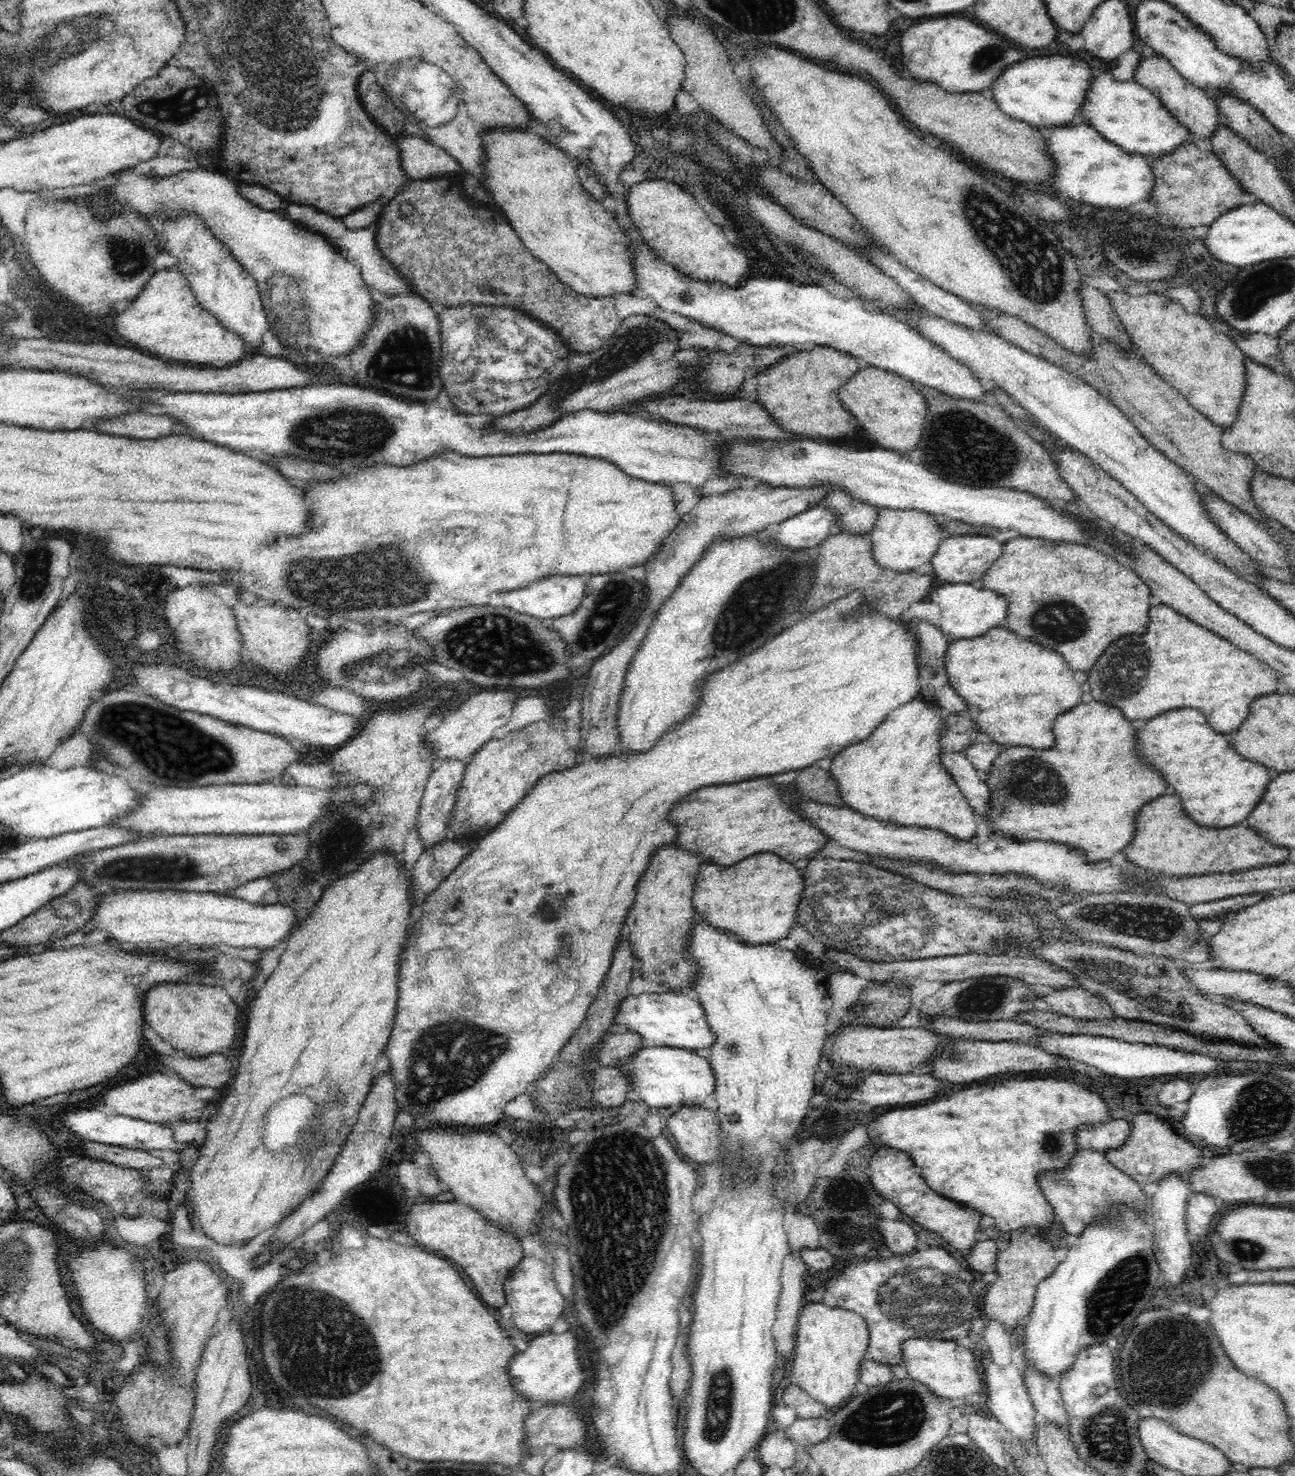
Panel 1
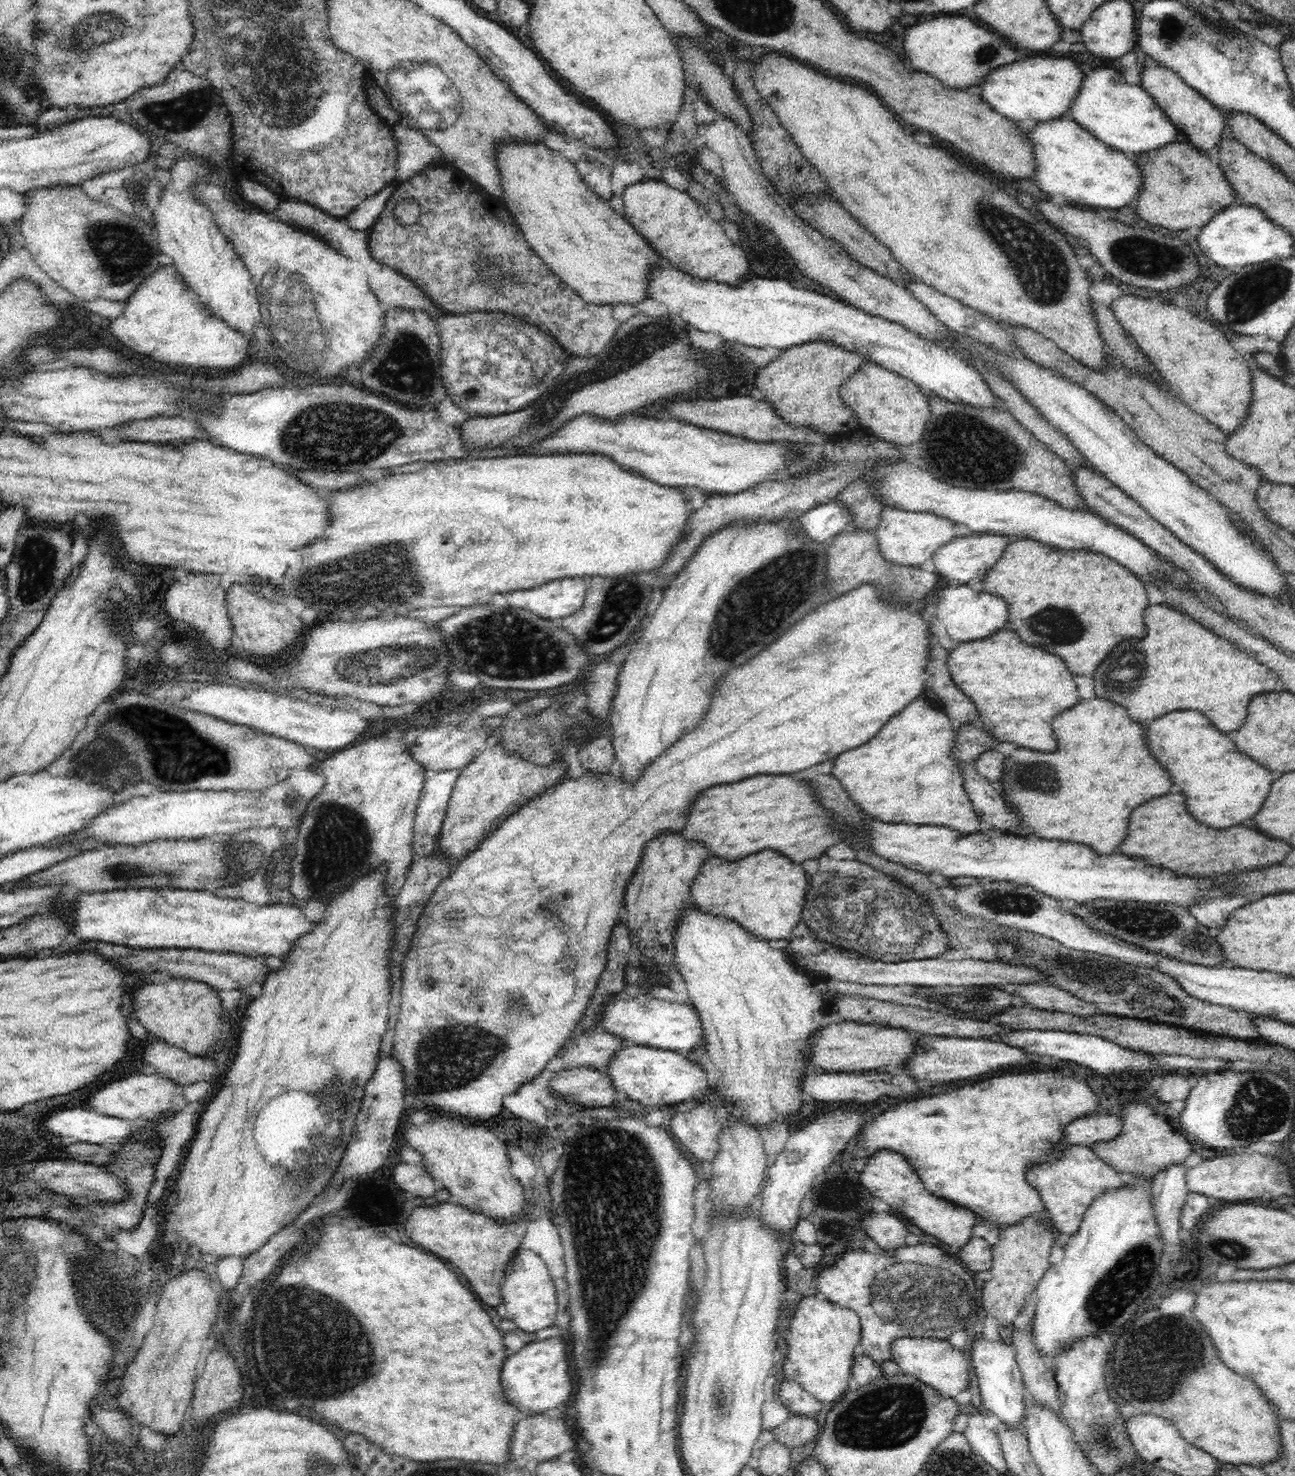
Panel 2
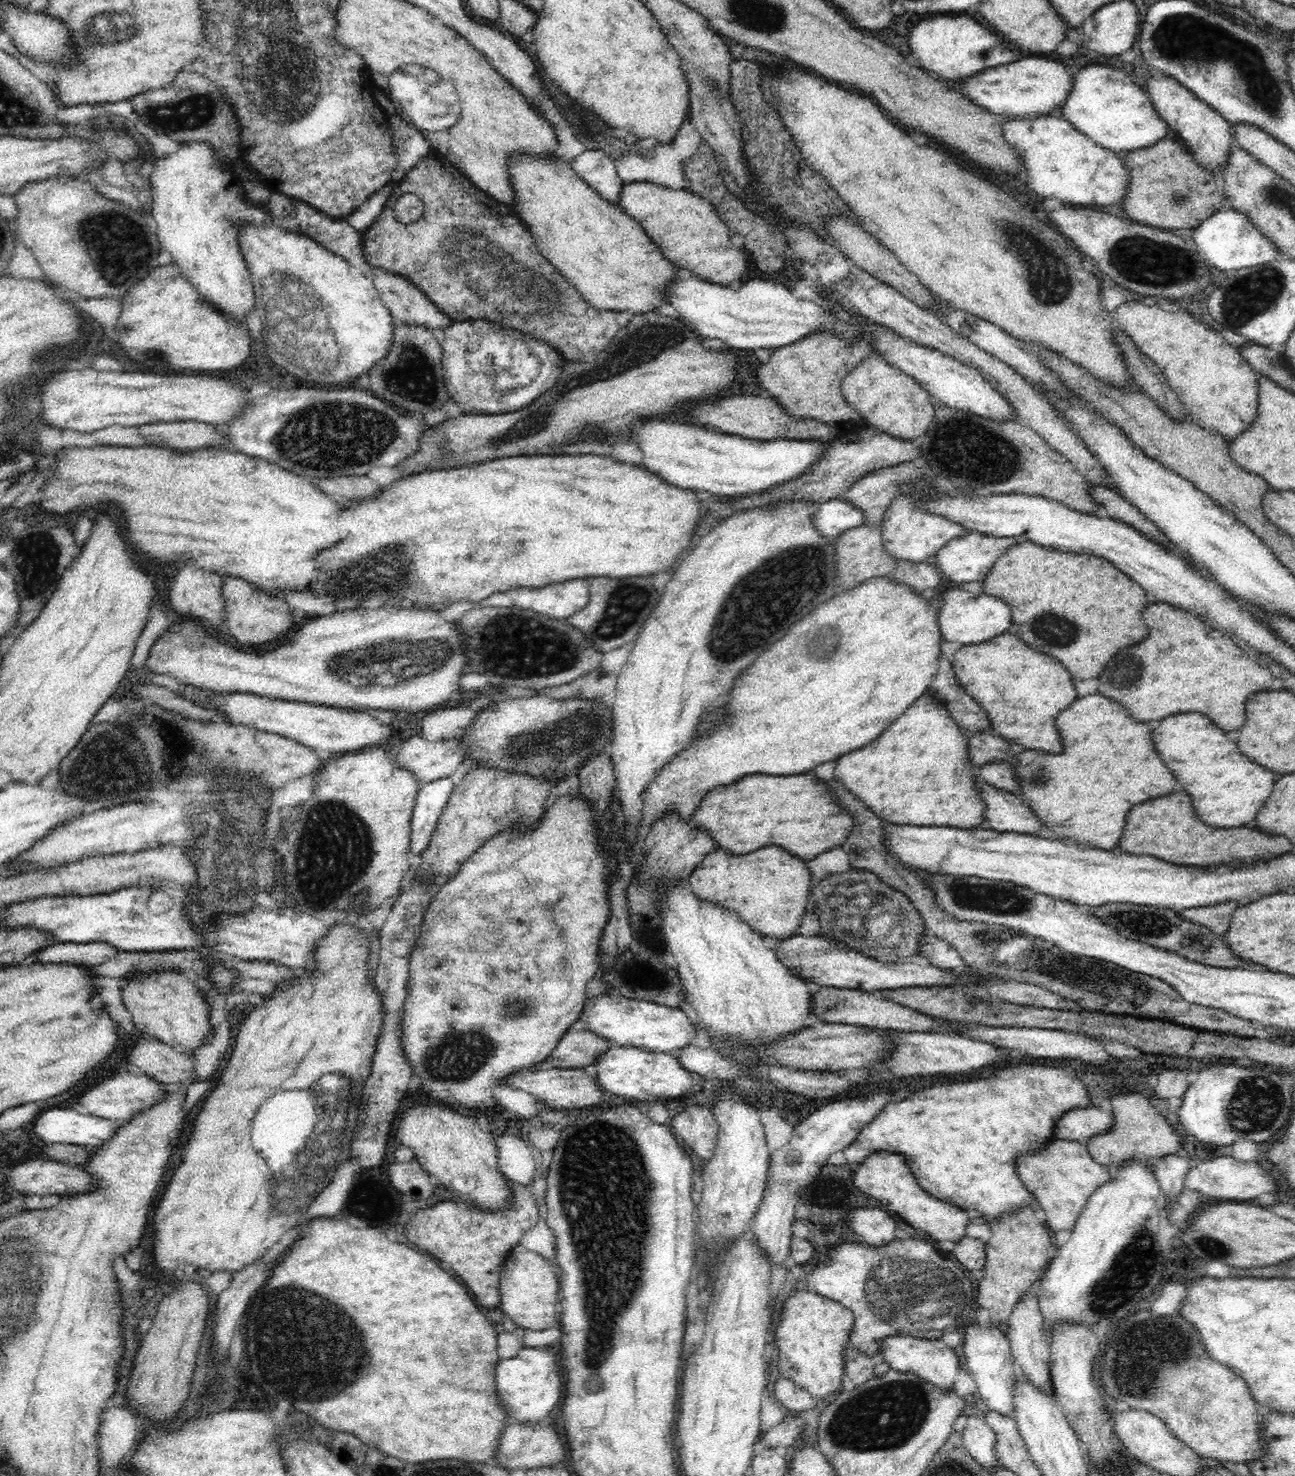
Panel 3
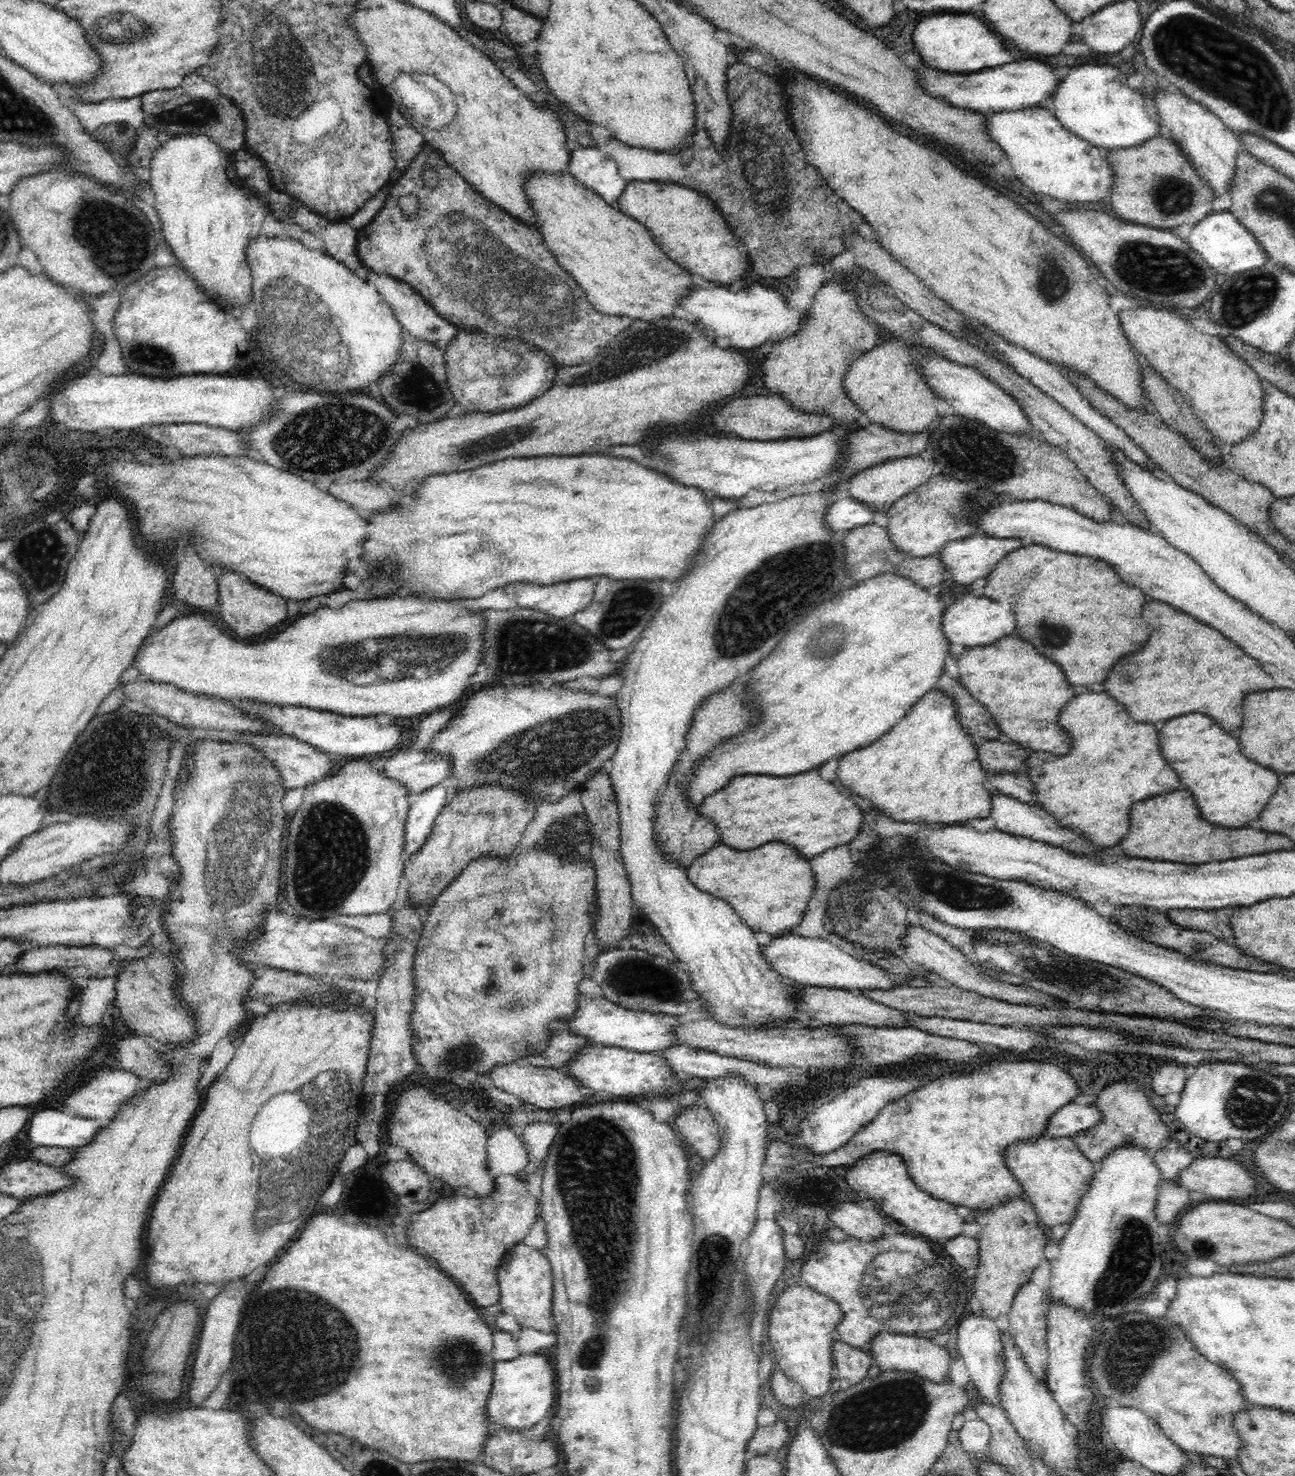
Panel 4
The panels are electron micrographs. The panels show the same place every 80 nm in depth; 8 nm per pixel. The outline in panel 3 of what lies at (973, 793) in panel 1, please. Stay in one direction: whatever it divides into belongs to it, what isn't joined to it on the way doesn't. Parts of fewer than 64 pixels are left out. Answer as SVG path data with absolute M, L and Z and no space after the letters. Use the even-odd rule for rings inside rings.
M981 778L976 780L976 787L984 801L984 818L995 831L1005 833L1032 834L1059 840L1047 830L1041 830L1039 820L1025 806L1024 801L1014 792L996 788Z

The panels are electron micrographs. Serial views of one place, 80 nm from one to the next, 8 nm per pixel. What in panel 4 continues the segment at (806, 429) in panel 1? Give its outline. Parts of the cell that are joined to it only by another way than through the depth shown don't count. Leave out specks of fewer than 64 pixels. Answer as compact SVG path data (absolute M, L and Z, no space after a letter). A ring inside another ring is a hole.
M836 277L817 290L807 314L810 317L800 325L798 333L773 344L762 364L764 382L772 392L780 394L800 412L822 413L846 422L856 421L861 410L845 393L845 374L856 359L876 347L884 326L860 309L856 295Z

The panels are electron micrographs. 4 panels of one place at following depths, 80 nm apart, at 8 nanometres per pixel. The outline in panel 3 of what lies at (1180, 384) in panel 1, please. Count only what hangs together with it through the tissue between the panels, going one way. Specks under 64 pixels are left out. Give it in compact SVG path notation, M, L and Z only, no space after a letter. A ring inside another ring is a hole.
M1142 301L1123 303L1115 308L1115 313L1112 315L1118 328L1136 344L1137 348L1141 350L1141 354L1160 367L1169 386L1178 393L1178 397L1185 404L1188 414L1192 415L1198 423L1222 434L1229 443L1253 422L1253 418L1257 414L1258 374L1249 365L1249 362L1244 360L1238 348L1226 342L1218 331L1196 322L1186 312L1167 312L1156 305L1146 305Z

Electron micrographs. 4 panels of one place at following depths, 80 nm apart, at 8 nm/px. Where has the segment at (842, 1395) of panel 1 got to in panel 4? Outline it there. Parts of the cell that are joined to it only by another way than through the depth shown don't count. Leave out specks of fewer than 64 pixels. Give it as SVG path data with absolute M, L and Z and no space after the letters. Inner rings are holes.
M803 1283L789 1285L770 1310L768 1338L778 1362L770 1379L776 1400L785 1407L798 1408L809 1397L823 1396L836 1378L831 1359L832 1343L838 1339L838 1324L843 1310L831 1298Z

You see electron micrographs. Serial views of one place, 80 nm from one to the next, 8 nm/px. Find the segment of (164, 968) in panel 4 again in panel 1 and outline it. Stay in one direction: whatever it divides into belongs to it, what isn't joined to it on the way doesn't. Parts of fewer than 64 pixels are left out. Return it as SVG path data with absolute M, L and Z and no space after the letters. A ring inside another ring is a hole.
M194 983L188 986L156 986L152 994L148 994L148 1002L144 1002L144 1019L162 1040L170 1042L174 1049L184 1051L189 1057L200 1058L204 1055L220 1053L223 1048L230 1048L236 1036L236 1020L238 1020L238 1008L230 1000L230 996L224 987Z

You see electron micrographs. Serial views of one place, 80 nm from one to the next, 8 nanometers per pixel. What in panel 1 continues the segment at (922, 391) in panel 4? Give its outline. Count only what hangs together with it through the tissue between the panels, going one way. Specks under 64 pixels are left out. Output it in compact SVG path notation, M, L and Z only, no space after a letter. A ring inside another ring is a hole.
M868 366L852 375L839 390L840 402L854 415L866 440L874 440L875 447L886 450L913 451L921 442L928 412L924 395L911 381L888 370Z

